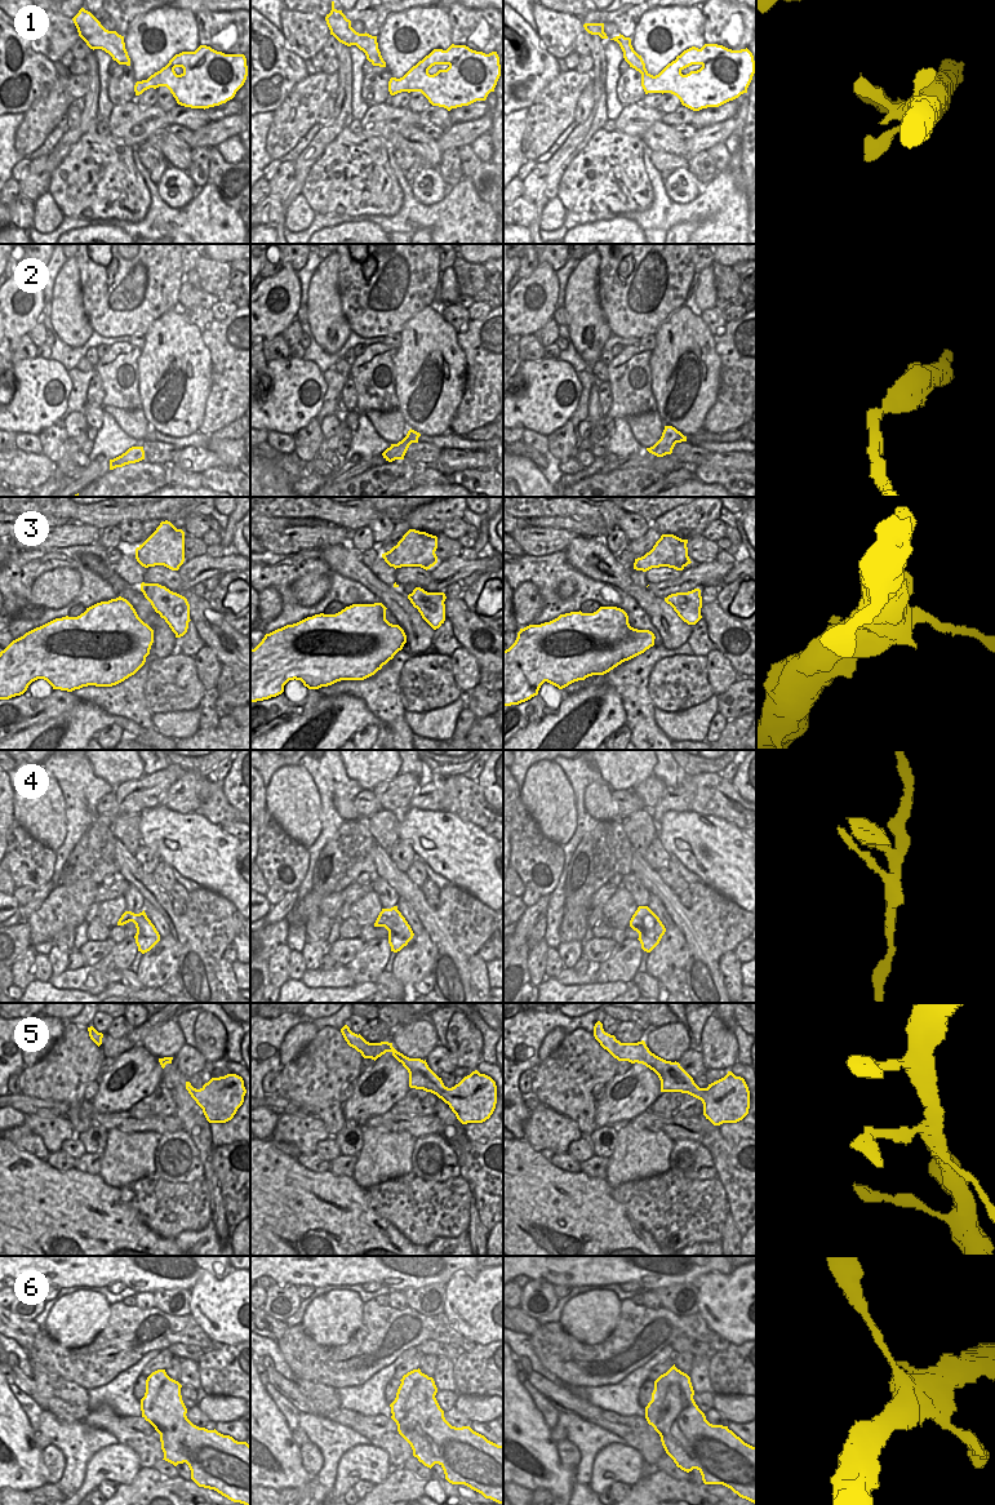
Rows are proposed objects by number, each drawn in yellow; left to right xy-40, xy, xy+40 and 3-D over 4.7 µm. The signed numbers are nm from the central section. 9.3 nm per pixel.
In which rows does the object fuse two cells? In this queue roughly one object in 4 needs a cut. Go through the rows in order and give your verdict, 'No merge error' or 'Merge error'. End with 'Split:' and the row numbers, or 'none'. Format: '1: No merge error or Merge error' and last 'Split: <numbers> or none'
1: No merge error
2: No merge error
3: Merge error
4: No merge error
5: No merge error
6: Merge error
Split: 3, 6.

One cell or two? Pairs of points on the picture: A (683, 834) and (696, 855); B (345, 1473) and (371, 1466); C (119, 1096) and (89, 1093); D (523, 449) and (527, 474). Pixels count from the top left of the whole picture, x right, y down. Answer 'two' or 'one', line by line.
A: one
B: one
C: two
D: two

